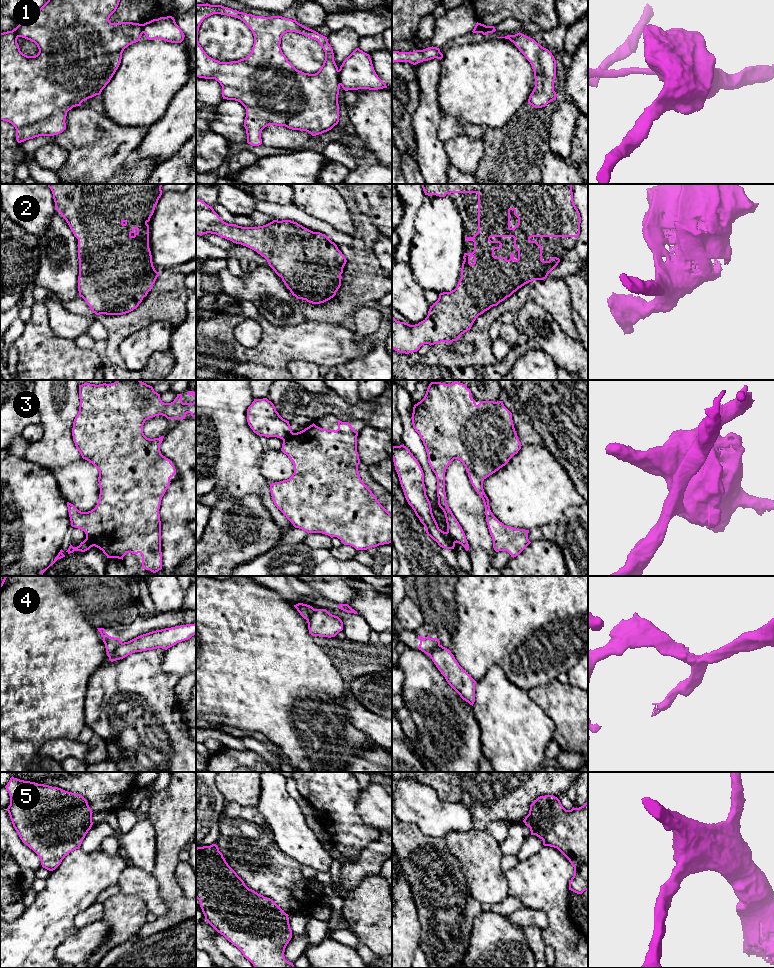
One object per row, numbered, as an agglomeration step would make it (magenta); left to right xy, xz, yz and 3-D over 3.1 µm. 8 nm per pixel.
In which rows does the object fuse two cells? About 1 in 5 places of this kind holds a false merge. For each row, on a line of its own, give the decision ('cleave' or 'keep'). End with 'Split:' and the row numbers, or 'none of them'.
1: cleave
2: keep
3: cleave
4: cleave
5: keep
Split: 1, 3, 4

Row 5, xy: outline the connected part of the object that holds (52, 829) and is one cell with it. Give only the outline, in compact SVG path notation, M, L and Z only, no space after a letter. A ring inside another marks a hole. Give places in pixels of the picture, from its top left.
M13 776L5 788L10 796L7 811L13 827L22 842L38 855L43 868L55 870L70 852L80 848L93 825L93 812L82 795Z

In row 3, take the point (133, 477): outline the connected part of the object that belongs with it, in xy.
M116 380L111 384L79 385L79 412L74 419L72 436L76 448L83 459L92 463L99 471L99 500L94 509L88 512L79 511L73 504L67 502L71 526L82 529L94 546L103 551L107 558L122 559L127 553L142 555L142 569L153 573L162 569L161 552L161 521L159 509L162 497L170 485L170 478L176 473L171 460L161 454L160 444L164 436L150 439L143 433L146 420L155 416L165 416L167 419L185 419L190 413L196 417L196 401L183 403L182 394L171 403L164 403L160 394L153 387L141 380Z

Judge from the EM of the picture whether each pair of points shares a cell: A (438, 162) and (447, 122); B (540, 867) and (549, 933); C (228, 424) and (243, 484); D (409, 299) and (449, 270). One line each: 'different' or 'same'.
A: different
B: same
C: same
D: different

